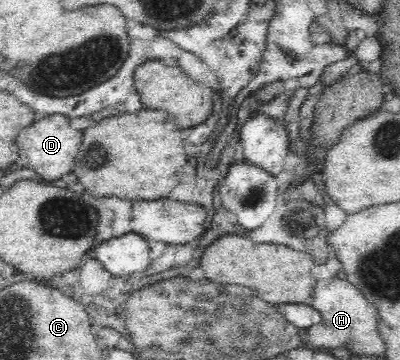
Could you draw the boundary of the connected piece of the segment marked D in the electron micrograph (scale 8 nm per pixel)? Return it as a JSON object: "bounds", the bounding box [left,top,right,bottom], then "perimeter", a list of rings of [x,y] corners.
{"bounds":[17,114,81,181],"perimeter":[[[60,114],[49,115],[25,127],[17,137],[17,147],[28,160],[27,168],[33,169],[43,181],[55,181],[61,175],[72,172],[81,149],[81,131],[73,131],[67,117]]]}

